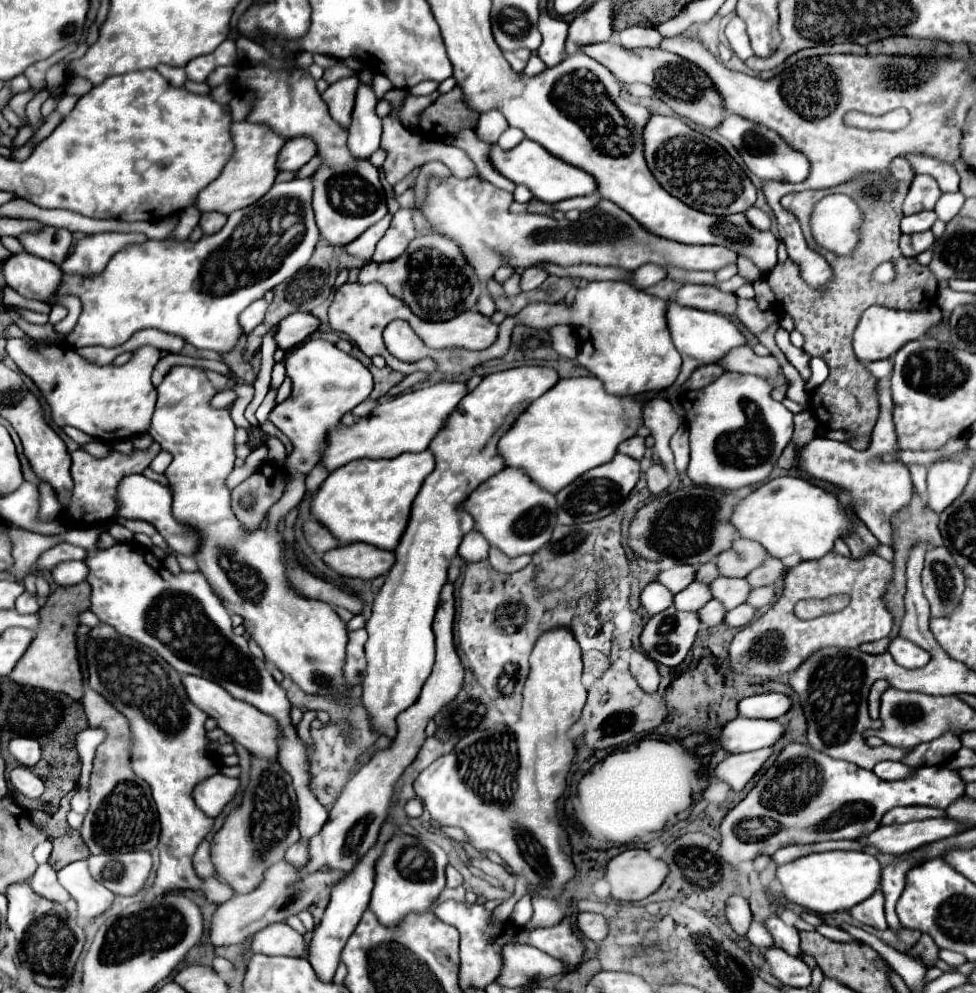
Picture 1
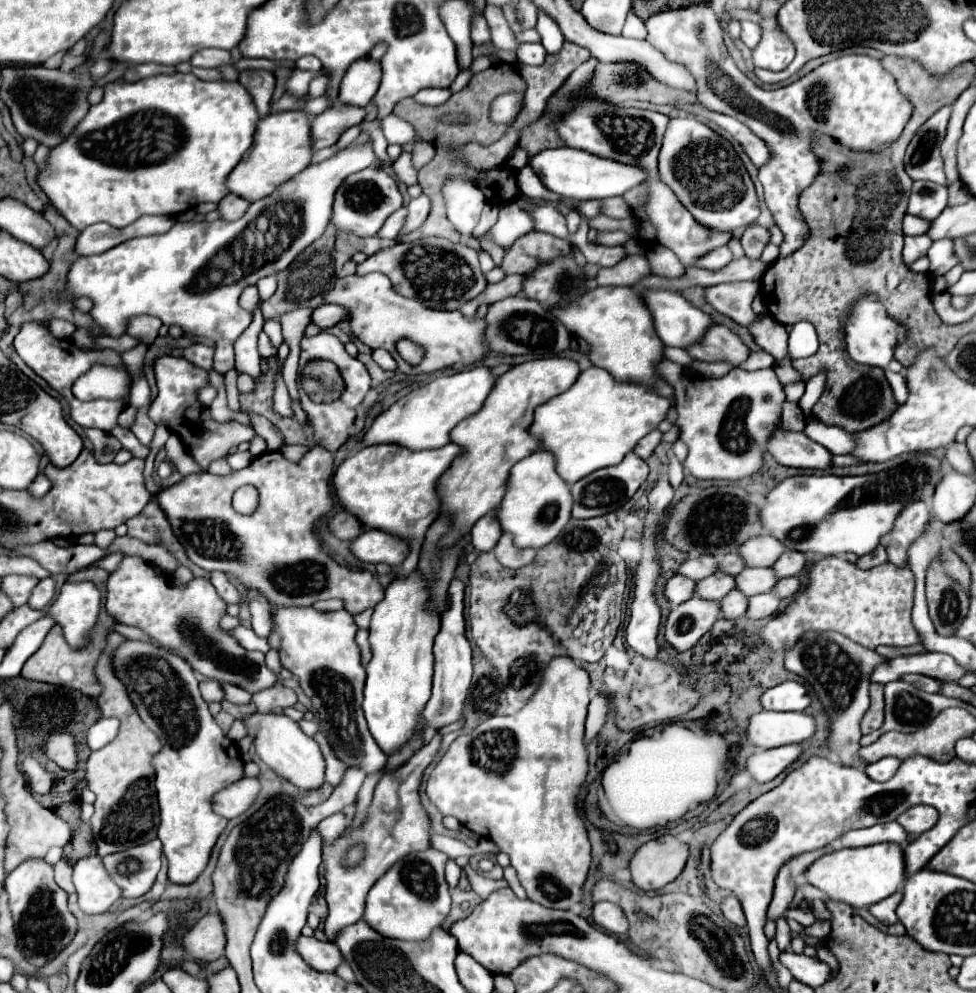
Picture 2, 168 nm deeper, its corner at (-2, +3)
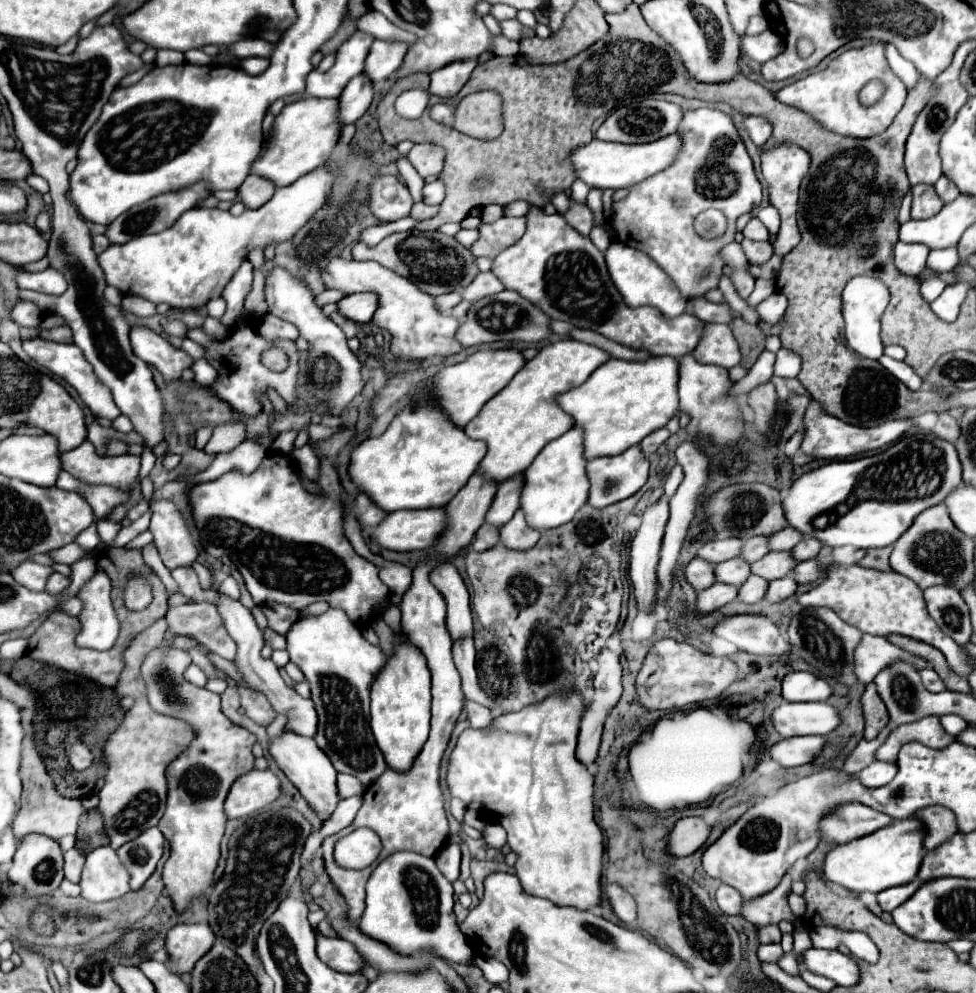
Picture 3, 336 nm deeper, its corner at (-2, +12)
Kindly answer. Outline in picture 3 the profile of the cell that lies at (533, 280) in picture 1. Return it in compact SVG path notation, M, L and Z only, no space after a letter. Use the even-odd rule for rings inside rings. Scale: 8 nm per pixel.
M480 272L470 286L462 290L462 300L476 302L478 298L502 292L502 282L492 272Z

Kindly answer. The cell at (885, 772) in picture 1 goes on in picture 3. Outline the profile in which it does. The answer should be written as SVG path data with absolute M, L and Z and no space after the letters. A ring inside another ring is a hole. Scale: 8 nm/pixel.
M874 762L872 766L864 768L858 774L858 780L864 788L880 788L892 782L892 778L896 776L896 766L890 766L888 762Z

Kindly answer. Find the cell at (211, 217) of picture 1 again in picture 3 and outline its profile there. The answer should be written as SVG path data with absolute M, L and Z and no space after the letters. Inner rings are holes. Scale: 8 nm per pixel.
M250 174L246 182L240 186L240 196L248 208L264 206L276 192L276 184L258 174Z

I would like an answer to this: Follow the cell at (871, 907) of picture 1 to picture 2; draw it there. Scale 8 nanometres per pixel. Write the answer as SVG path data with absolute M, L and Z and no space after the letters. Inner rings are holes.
M896 891L896 893L892 893L890 897L886 897L886 899L878 901L878 903L874 903L874 905L870 905L868 911L870 911L880 923L884 923L884 925L892 925L892 923L898 921L894 911L896 911L900 899L902 899L902 891L900 891L900 893Z

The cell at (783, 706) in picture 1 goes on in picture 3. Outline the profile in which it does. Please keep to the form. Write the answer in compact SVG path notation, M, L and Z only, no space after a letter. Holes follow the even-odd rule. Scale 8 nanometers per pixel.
M792 672L782 682L782 696L788 702L826 700L830 694L832 694L832 686L810 672Z

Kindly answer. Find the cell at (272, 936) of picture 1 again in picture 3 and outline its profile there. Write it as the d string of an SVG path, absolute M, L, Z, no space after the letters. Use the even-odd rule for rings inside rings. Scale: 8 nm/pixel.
M318 936L316 944L318 958L322 958L322 962L326 962L336 972L362 974L362 970L366 968L366 960L358 954L356 946L344 938Z

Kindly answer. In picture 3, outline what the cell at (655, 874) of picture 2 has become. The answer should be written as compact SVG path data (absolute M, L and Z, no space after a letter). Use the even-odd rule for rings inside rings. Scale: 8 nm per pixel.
M682 818L666 840L666 852L672 856L690 856L708 840L710 832L712 828L704 820Z

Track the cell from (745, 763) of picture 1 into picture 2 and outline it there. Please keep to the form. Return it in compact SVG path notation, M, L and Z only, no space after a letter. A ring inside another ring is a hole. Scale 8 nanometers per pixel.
M782 745L774 749L766 749L754 753L746 759L746 769L758 783L766 783L782 773L790 763L794 763L800 755L800 745Z

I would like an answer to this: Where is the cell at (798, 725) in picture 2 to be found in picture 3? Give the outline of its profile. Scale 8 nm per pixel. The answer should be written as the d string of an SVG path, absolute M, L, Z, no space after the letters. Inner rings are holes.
M784 702L772 712L772 722L780 736L804 736L804 734L830 734L842 718L840 712L826 702Z

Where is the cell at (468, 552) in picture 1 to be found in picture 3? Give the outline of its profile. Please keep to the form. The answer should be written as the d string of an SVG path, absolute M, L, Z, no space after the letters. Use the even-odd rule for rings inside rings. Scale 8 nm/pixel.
M514 474L512 478L500 482L502 486L498 486L496 498L486 514L486 522L496 524L496 526L504 526L514 512L520 508L520 494L524 488L524 474Z

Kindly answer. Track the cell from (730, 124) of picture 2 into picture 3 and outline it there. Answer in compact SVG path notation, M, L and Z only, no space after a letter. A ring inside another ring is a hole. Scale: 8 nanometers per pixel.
M748 116L744 120L744 126L746 126L746 130L756 146L762 146L772 134L772 124L764 116Z

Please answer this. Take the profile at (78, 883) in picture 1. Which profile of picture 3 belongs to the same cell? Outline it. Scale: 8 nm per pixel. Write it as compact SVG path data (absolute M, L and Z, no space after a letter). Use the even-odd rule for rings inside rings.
M110 846L92 850L82 870L82 898L90 902L106 902L130 892L130 874Z

